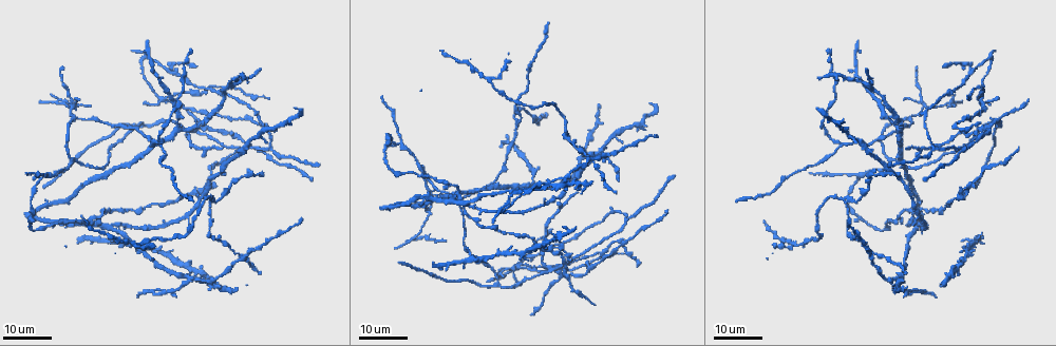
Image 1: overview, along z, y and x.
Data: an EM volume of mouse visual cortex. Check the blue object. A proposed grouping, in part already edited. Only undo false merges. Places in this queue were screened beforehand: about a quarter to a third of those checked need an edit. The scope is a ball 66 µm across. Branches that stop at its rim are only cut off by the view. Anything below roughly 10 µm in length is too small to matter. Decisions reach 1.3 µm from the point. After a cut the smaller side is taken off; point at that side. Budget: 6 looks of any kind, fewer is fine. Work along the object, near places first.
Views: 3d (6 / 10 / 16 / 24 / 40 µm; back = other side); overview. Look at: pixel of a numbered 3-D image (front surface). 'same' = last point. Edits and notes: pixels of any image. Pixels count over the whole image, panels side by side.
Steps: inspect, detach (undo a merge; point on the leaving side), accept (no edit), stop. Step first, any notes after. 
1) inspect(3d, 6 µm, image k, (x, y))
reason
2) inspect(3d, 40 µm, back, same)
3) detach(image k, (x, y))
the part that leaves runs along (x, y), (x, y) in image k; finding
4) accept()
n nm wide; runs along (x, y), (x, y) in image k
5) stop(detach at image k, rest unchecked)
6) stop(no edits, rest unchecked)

inspect(3d, 24 µm, image 1, (968, 68))
four or more arms meet

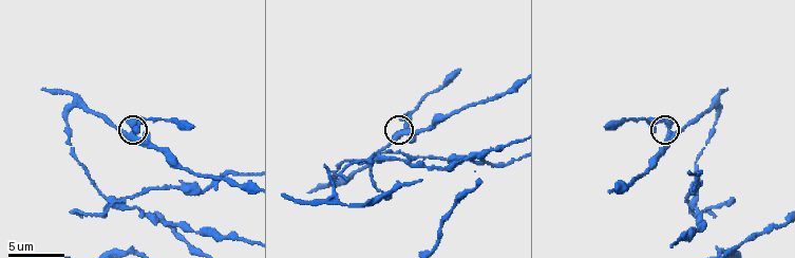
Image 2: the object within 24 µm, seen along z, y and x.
inspect(3d, 6 µm, image 2, (670, 128))

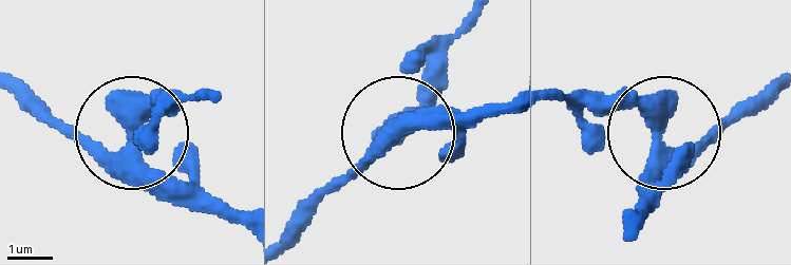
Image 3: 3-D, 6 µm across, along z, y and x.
accept()
410 nm wide; runs along (635, 229), (650, 122), (563, 93) in image 3; one cell here

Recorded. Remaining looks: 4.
inspect(3d, 16 µm, image 2, (690, 205))
looks like a crossing

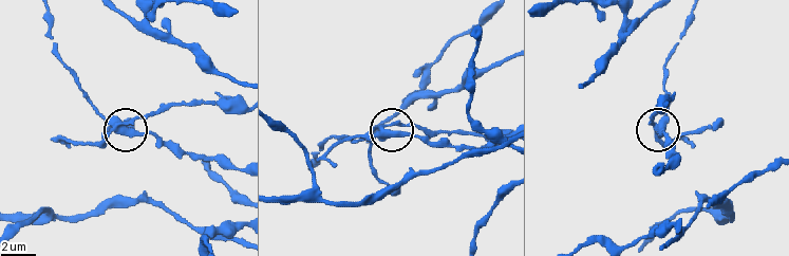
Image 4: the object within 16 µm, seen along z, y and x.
detach(image 4, (104, 146))
380 nm wide; the part that leaves runs along (117, 124), (180, 104), (239, 104) in image 4; two cells meet here

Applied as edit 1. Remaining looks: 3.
inspect(overview)

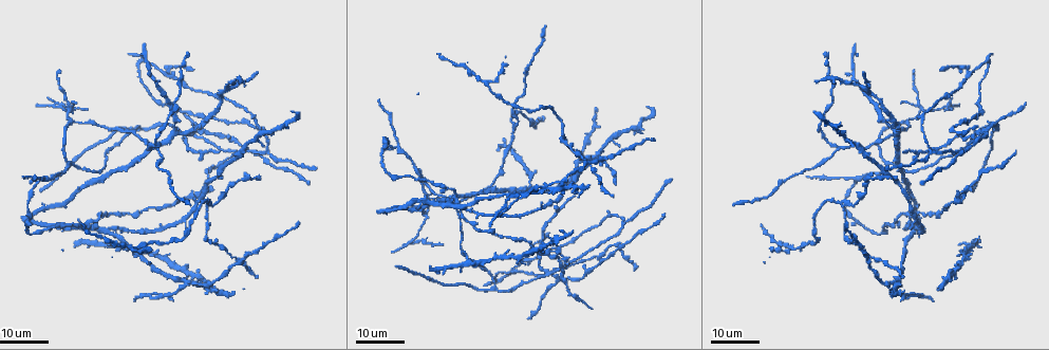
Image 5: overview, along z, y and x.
inspect(3d, 16 µm, image 5, (923, 110))
four or more arms meet

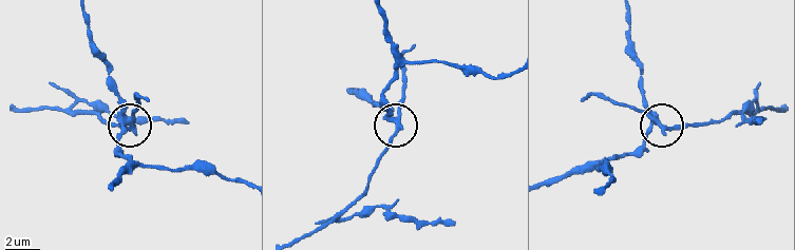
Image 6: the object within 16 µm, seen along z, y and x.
inspect(3d, 6 µm, image 6, (396, 121))

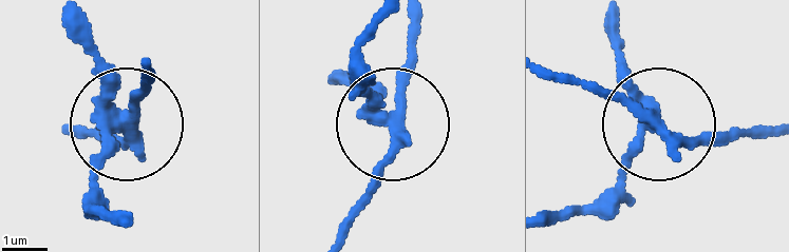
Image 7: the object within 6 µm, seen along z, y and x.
detach(image 7, (148, 93))
4 arms; the part that leaves runs along (653, 111), (694, 141), (773, 130) in image 7; two cells meet here

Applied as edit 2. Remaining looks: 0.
stop(detach at image 4, detach at image 7, rest unchecked)

